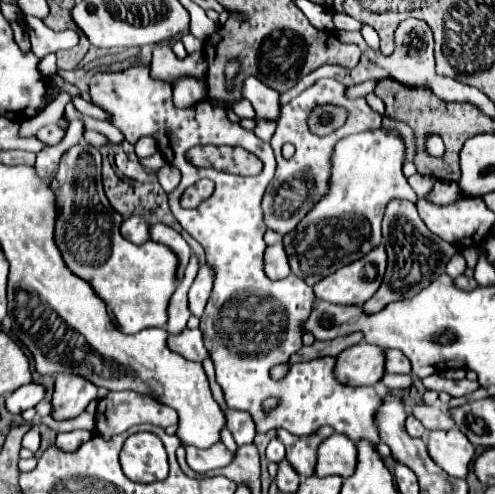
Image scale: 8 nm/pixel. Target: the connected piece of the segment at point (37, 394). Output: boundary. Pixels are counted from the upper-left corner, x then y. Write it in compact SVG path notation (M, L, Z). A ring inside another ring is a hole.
M28 383L24 387L20 387L18 391L14 391L12 395L8 395L6 399L6 407L10 413L22 413L30 407L36 407L46 395L46 387L38 385L38 383Z

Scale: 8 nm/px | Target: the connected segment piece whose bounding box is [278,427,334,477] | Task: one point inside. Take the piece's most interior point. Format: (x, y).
(301, 451)

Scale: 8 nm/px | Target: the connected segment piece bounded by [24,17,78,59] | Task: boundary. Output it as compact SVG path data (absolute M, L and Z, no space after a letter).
M26 17L24 29L32 41L32 53L42 59L48 53L56 53L60 49L70 49L78 43L78 33L56 33L48 29L40 19Z

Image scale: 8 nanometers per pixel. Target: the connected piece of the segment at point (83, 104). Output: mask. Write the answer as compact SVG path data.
M81 97L73 98L72 102L83 116L91 116L95 119L109 122L110 117L108 117L108 114L103 109L96 107L96 105L85 101Z

